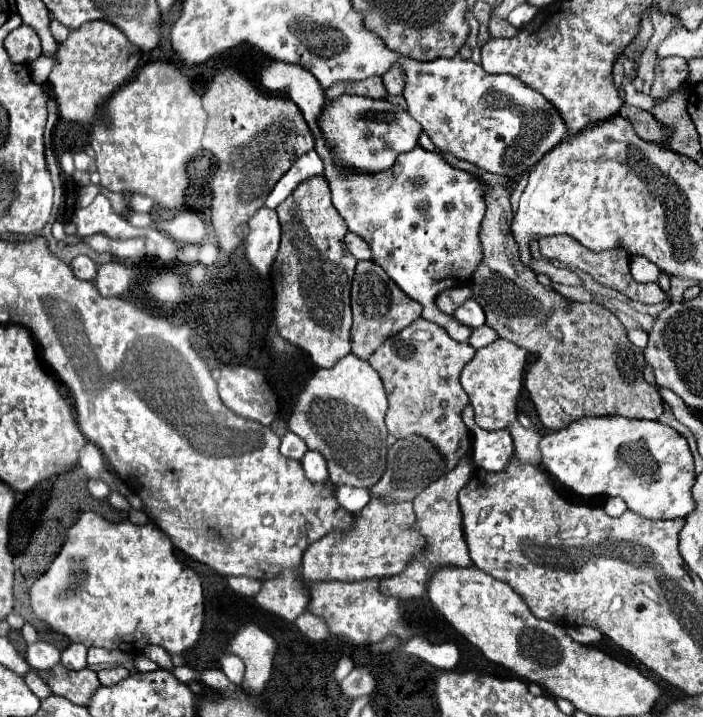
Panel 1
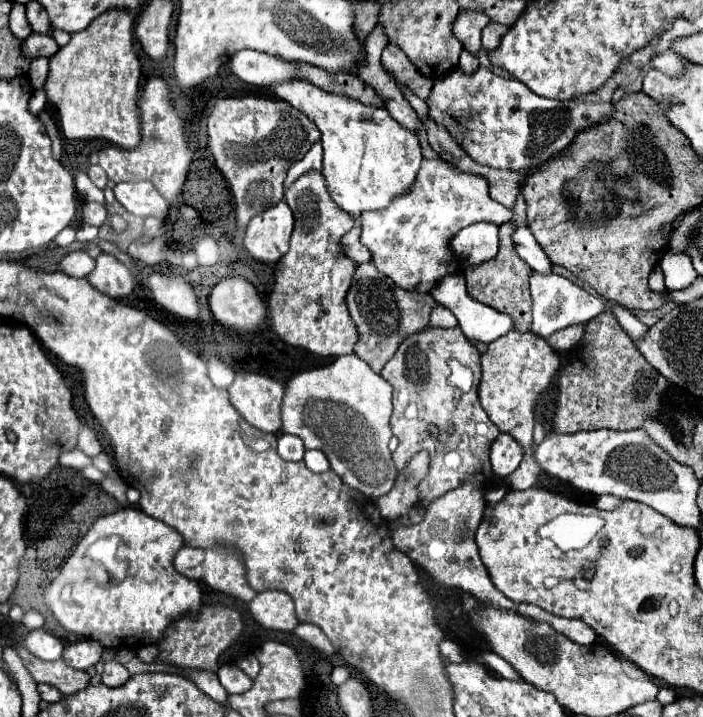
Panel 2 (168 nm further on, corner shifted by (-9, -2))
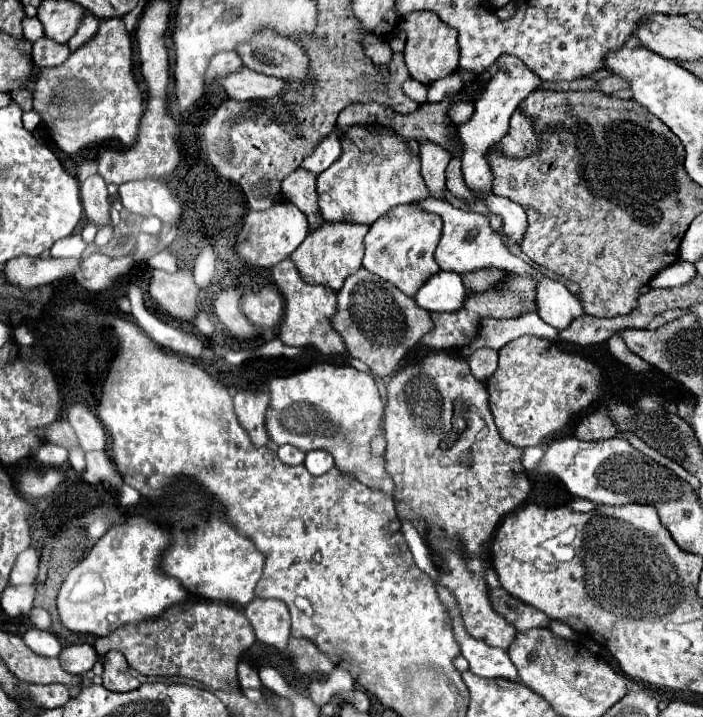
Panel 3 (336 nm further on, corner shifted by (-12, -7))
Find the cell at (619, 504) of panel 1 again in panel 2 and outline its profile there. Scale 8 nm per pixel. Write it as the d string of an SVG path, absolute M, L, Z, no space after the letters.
M599 496L597 500L595 500L595 506L597 508L601 508L601 510L613 510L613 508L617 508L617 506L621 506L621 498L615 498L615 496Z

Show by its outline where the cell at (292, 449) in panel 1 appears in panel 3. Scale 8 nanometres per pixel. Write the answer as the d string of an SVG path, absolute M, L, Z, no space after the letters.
M282 445L280 449L278 449L278 457L280 457L280 461L282 463L286 463L286 465L300 465L302 461L304 461L304 451L300 451L300 449L296 449L296 447L292 447L292 445Z

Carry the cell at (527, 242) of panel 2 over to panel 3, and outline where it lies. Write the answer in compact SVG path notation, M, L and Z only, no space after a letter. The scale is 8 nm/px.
M474 193L476 199L480 199L486 209L490 209L490 213L498 215L502 219L502 231L508 235L508 239L518 245L518 241L522 239L524 231L526 231L526 213L520 205L512 203L506 197L498 197L494 193Z

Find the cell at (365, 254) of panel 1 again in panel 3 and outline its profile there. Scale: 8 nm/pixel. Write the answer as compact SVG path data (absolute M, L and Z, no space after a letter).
M324 221L320 227L308 233L302 245L290 255L298 273L310 285L326 285L332 291L340 291L342 283L348 275L356 273L362 267L362 239L368 233L368 225L352 225L352 223L328 223Z

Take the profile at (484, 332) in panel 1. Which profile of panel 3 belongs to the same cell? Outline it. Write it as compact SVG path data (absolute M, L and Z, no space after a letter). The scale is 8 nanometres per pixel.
M476 349L468 357L468 365L472 369L472 375L478 381L486 381L498 367L498 351L492 349Z

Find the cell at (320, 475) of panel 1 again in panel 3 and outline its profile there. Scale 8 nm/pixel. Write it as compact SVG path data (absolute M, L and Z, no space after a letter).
M308 451L304 465L312 475L324 475L334 467L334 459L328 451Z

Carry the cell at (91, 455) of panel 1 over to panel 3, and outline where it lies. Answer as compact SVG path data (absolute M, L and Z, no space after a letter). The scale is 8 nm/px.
M84 403L70 405L66 419L70 421L84 451L106 447L106 431L104 431L100 419L96 417L96 413L90 411L88 405L84 405Z

